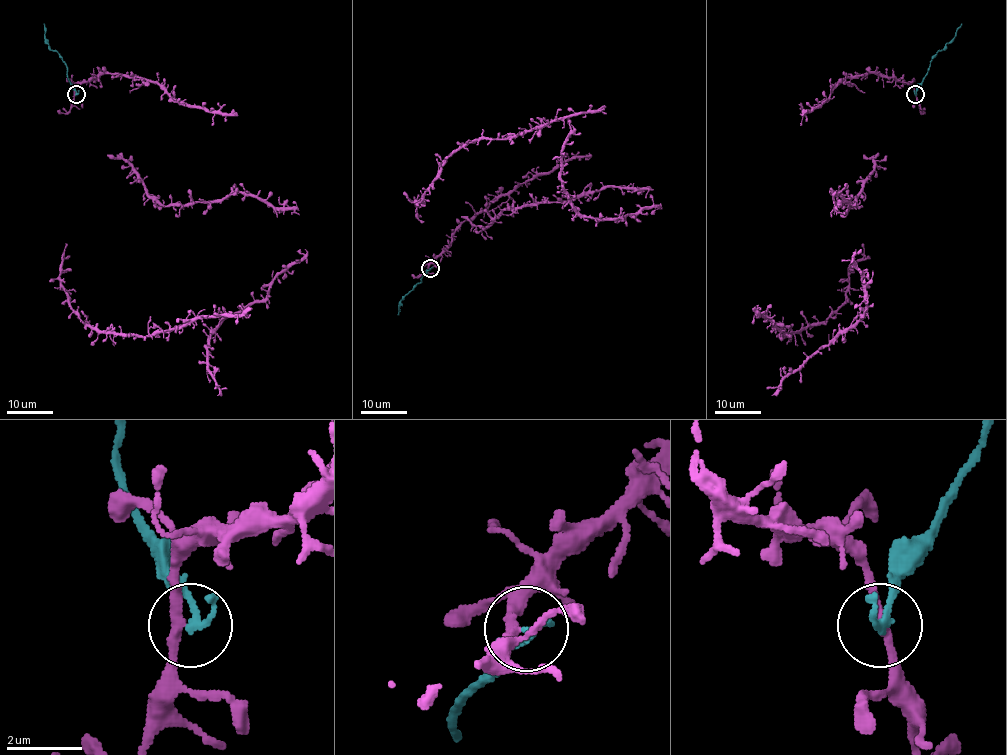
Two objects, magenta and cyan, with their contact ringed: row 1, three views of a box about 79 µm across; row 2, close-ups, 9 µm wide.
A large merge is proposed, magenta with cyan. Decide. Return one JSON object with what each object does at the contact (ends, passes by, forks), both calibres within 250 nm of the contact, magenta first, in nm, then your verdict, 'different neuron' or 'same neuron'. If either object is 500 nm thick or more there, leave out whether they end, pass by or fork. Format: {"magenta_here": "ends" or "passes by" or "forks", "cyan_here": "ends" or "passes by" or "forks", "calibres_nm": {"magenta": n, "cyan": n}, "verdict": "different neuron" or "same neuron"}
{"magenta_here": "passes by", "cyan_here": "ends", "calibres_nm": {"magenta": 220, "cyan": 220}, "verdict": "different neuron"}

